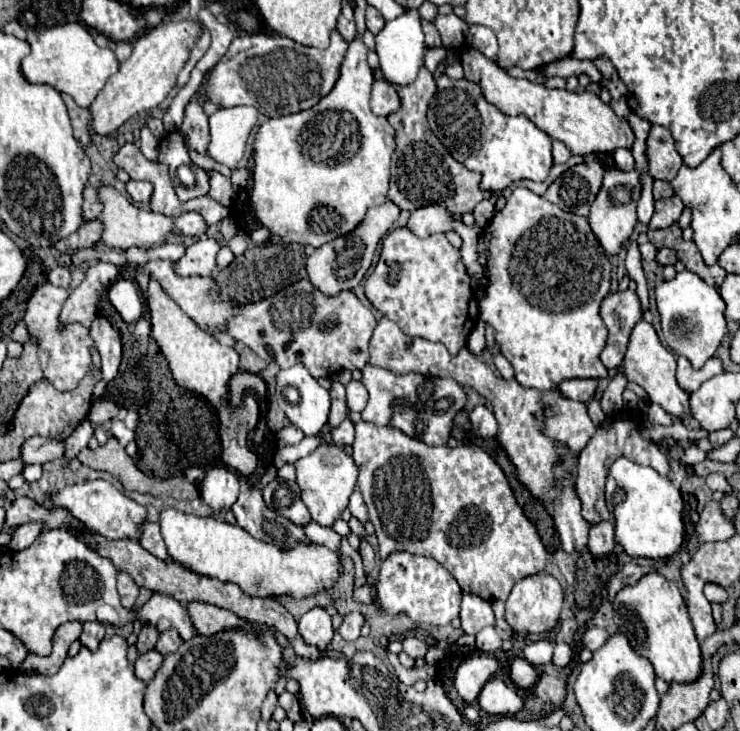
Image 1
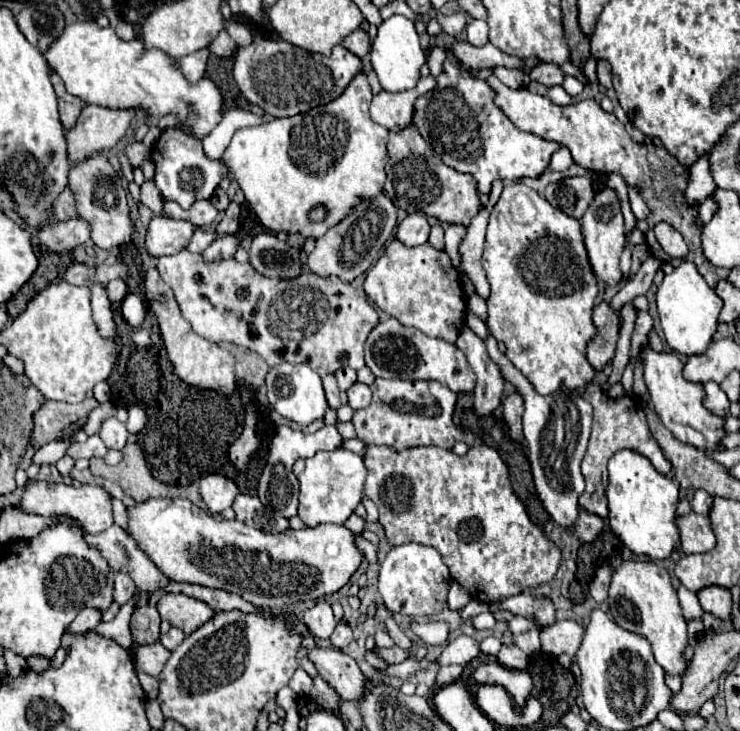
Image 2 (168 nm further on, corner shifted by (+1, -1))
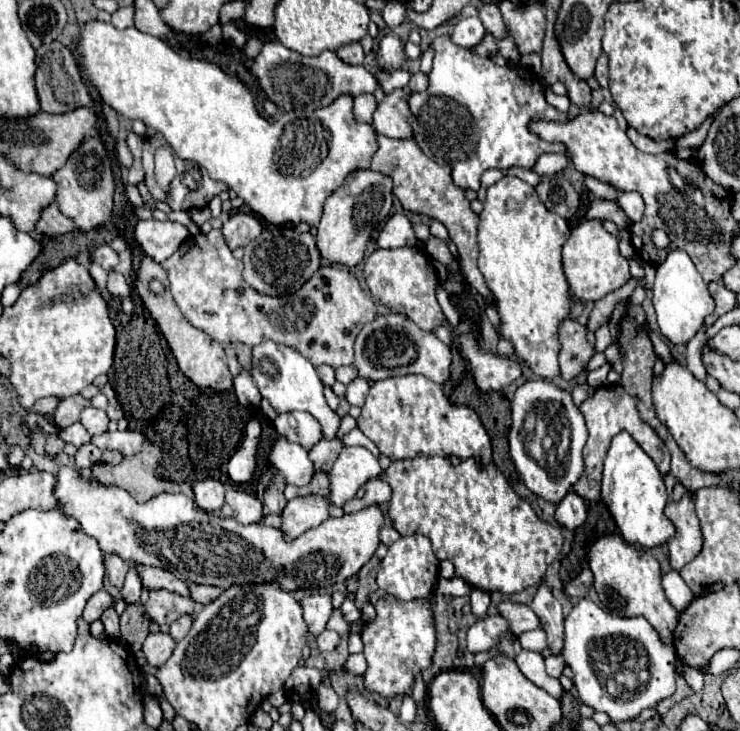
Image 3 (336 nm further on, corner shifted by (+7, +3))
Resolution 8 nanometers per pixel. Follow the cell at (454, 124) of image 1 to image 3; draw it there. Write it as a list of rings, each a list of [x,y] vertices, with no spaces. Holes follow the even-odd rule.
[[[435,37],[433,39],[433,69],[429,73],[429,87],[423,93],[409,95],[409,107],[415,115],[413,123],[413,137],[417,145],[423,149],[427,157],[435,163],[447,163],[453,169],[453,181],[461,189],[479,189],[479,179],[487,169],[533,169],[535,161],[543,153],[565,153],[563,143],[547,143],[541,137],[529,131],[529,121],[541,115],[559,115],[561,121],[567,121],[567,113],[559,113],[545,101],[543,85],[539,77],[523,67],[523,65],[505,65],[497,67],[491,57],[479,57],[469,53],[465,47],[457,47],[449,37]]]

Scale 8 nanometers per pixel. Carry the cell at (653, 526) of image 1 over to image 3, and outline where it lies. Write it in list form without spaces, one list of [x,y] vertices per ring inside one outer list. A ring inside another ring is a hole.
[[[619,433],[607,453],[605,459],[605,469],[603,469],[603,489],[601,489],[603,503],[609,507],[609,513],[613,515],[621,537],[631,543],[631,545],[641,545],[641,547],[657,547],[661,543],[667,543],[675,535],[673,523],[663,515],[663,509],[667,505],[667,489],[663,483],[663,475],[657,471],[653,459],[639,447],[639,443],[629,435],[629,433]]]

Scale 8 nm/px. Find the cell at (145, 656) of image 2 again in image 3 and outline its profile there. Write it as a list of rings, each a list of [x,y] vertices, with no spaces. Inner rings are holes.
[[[149,633],[149,637],[145,639],[141,651],[145,655],[145,661],[149,667],[159,667],[163,665],[171,653],[175,649],[175,641],[167,635],[167,633]]]

